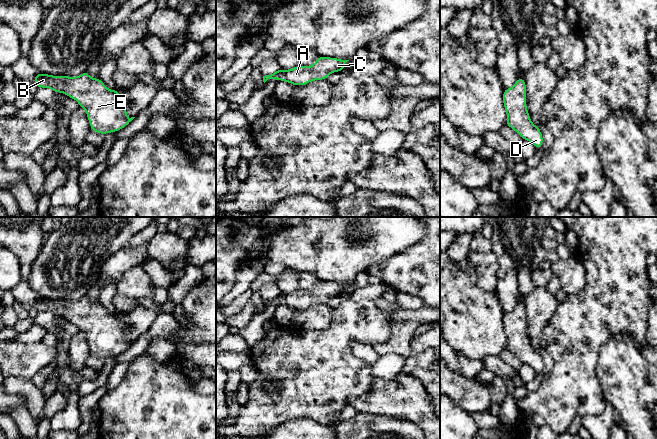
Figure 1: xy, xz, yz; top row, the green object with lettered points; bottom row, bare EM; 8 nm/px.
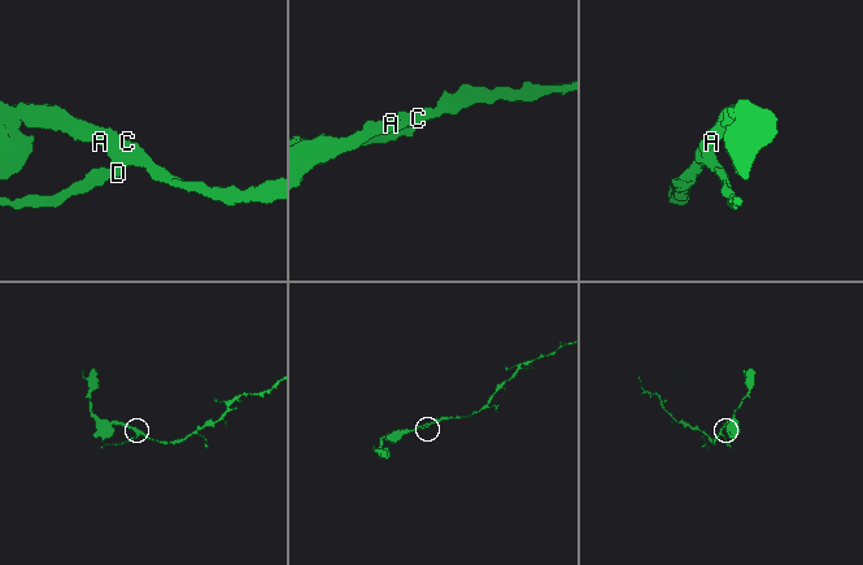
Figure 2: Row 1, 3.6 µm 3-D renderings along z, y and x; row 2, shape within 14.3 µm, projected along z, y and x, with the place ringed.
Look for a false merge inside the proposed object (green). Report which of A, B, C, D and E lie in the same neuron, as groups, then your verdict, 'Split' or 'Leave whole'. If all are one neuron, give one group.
Groups: A B C D E. Leave whole

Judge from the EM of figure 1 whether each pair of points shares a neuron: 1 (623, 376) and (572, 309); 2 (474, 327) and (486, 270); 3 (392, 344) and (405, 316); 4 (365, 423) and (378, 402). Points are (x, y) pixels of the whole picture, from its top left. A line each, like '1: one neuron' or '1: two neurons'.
1: two neurons
2: two neurons
3: one neuron
4: two neurons

